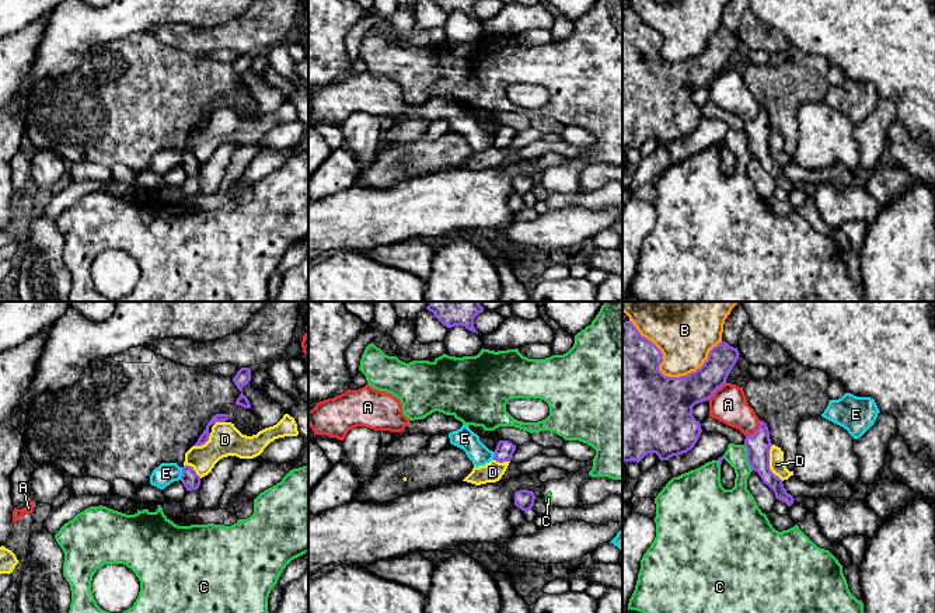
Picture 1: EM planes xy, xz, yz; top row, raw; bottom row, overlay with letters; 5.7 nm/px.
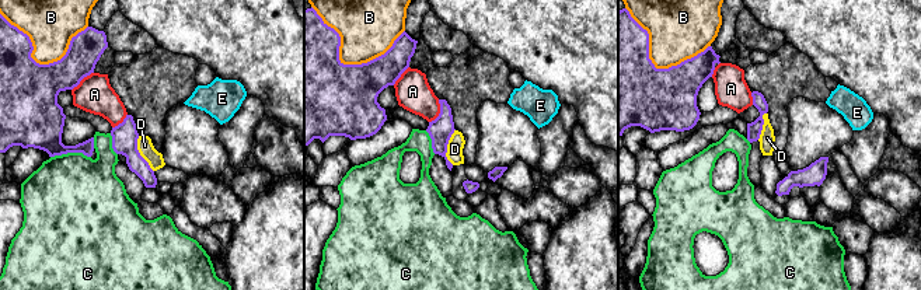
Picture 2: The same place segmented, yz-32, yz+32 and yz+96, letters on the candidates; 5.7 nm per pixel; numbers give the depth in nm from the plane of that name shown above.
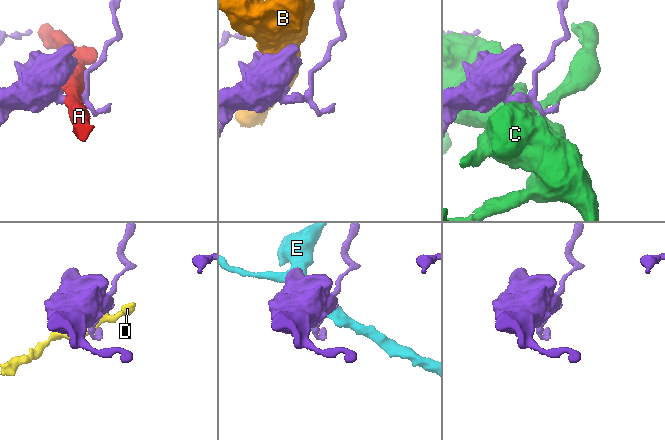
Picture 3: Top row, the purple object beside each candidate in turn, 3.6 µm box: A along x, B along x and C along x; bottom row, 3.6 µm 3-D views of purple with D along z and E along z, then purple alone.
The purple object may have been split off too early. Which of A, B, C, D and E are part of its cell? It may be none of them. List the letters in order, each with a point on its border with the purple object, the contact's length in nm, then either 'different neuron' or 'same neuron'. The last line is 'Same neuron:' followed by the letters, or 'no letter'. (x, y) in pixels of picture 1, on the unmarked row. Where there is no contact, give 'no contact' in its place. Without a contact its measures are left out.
A: meets purple in yz at (756, 117); contact 130 nm long; different neuron
B: meets purple in yz at (667, 62); contact 550 nm long; different neuron
C: meets purple in yz at (747, 143); contact 160 nm long; different neuron
D: meets purple in yz at (768, 149); contact 220 nm long; different neuron
E: meets purple in xy at (182, 159); contact 70 nm long; different neuron
Same neuron: no letter

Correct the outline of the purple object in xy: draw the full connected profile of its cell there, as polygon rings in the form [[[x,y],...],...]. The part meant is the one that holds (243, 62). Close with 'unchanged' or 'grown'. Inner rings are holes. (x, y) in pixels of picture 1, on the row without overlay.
[[[241,53],[237,60],[233,63],[234,70],[241,77],[240,83],[236,87],[236,91],[241,91],[244,94],[251,94],[248,84],[243,80],[243,73],[247,72],[251,66],[251,55]]]; unchanged

